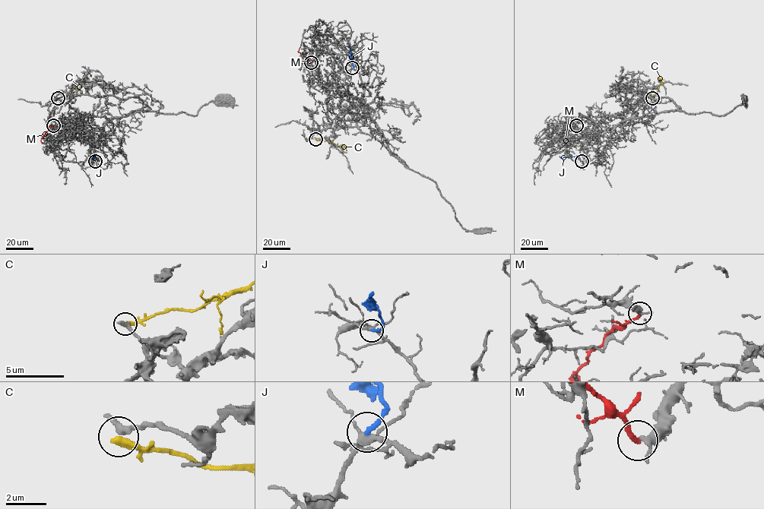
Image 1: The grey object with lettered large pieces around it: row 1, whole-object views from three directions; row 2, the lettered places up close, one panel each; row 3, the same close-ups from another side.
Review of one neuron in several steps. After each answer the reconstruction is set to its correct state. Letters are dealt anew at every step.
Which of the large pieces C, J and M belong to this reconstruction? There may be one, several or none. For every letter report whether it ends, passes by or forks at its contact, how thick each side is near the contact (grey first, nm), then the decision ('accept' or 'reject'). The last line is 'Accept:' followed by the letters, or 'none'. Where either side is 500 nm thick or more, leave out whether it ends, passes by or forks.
C: it ends | 440/400 nm | reject
J: it ends | 280/220 nm | reject
M: it ends | 280/240 nm | reject
Accept: none

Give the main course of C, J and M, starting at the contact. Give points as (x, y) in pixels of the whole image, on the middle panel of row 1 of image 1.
C: (315, 139), (332, 142), (342, 148), (344, 147), (347, 150)
J: (352, 67), (349, 45)
M: (311, 62), (298, 52), (299, 48)

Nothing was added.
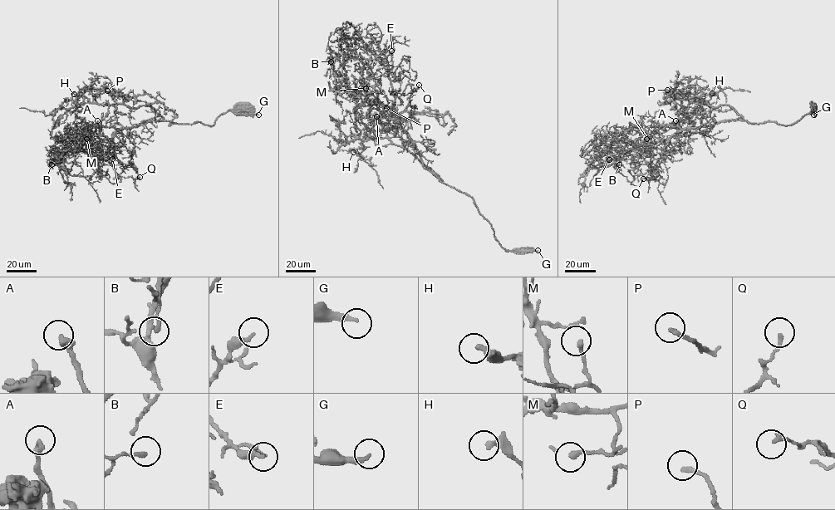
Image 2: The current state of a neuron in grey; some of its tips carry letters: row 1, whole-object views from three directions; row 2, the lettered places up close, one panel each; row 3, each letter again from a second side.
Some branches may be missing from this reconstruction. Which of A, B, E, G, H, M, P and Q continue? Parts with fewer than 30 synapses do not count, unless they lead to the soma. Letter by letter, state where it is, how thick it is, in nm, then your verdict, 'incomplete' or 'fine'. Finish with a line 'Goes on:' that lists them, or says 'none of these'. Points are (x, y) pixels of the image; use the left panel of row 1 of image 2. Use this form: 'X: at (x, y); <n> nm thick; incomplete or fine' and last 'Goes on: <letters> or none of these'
A: at (97, 120); 320 nm thick; fine
B: at (51, 164); 200 nm thick; fine
E: at (112, 159); 240 nm thick; fine
G: at (258, 115); 280 nm thick; fine
H: at (74, 94); 190 nm thick; fine
M: at (86, 139); 240 nm thick; fine
P: at (107, 90); 220 nm thick; fine
Q: at (139, 177); 180 nm thick; fine
Goes on: none of these

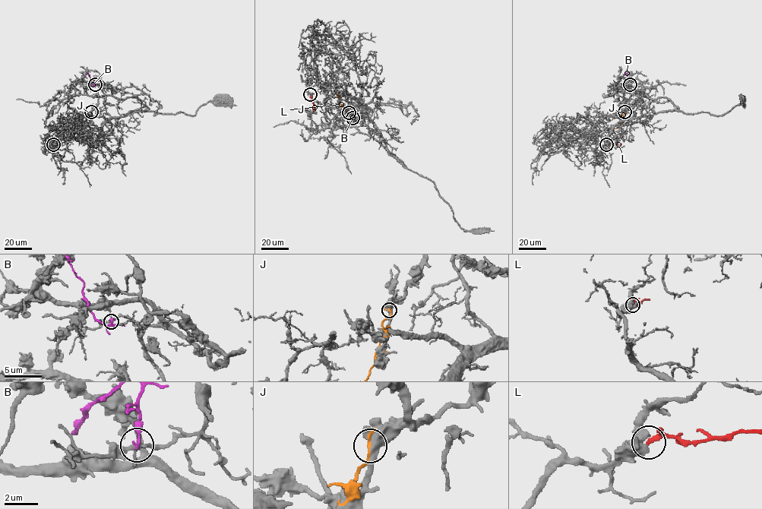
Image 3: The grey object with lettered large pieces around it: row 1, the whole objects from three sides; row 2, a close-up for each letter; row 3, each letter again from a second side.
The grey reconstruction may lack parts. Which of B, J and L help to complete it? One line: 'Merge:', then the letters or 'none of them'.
Merge: L

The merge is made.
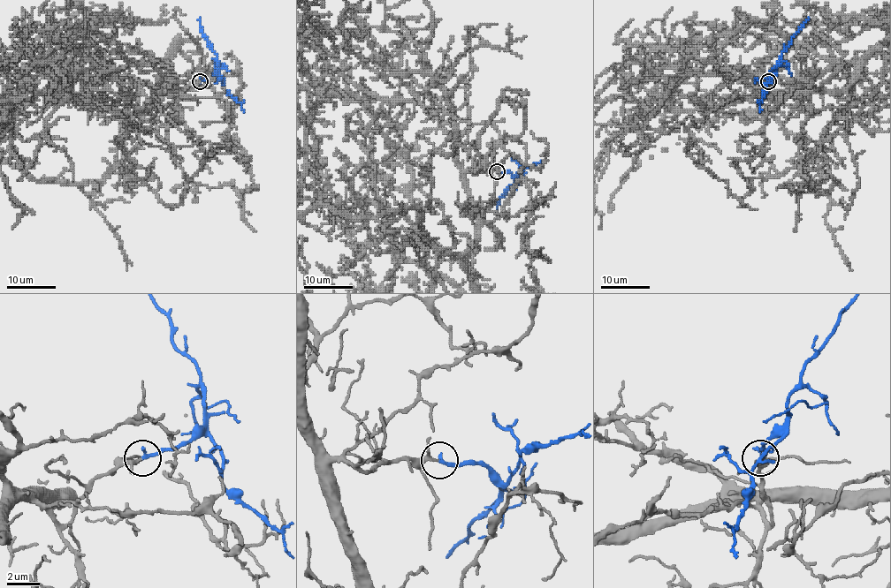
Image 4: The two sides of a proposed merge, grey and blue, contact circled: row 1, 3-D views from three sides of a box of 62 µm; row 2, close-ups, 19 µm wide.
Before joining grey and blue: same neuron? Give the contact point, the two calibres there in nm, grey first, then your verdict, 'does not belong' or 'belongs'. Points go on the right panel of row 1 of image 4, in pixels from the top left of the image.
(768, 81) | 160/280 nm | belongs

